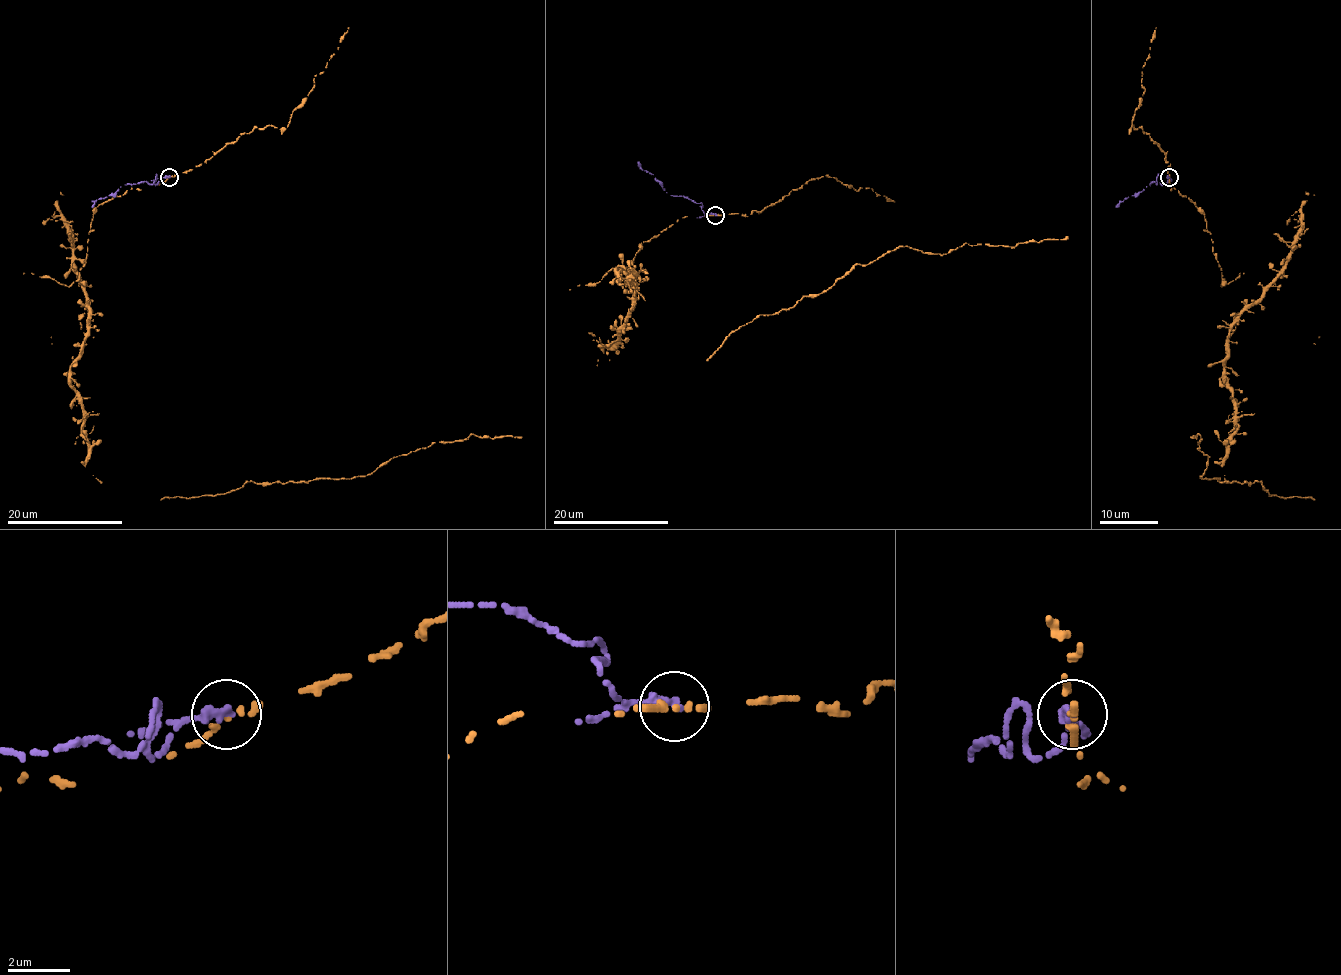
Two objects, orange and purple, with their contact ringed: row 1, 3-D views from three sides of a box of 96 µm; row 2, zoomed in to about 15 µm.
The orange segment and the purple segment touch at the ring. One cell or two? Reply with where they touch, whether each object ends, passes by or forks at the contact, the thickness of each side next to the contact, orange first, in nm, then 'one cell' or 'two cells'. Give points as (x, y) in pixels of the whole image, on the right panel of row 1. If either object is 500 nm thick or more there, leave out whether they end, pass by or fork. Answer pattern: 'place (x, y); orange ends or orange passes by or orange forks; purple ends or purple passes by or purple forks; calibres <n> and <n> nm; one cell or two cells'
place (1169, 177); orange passes by; purple ends; calibres 180 and 360 nm; two cells

